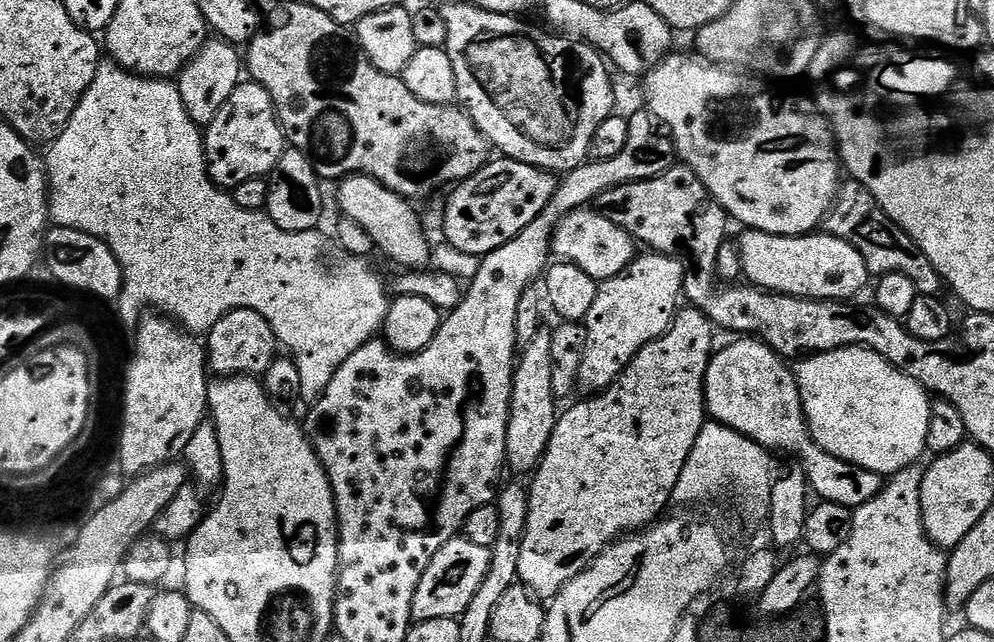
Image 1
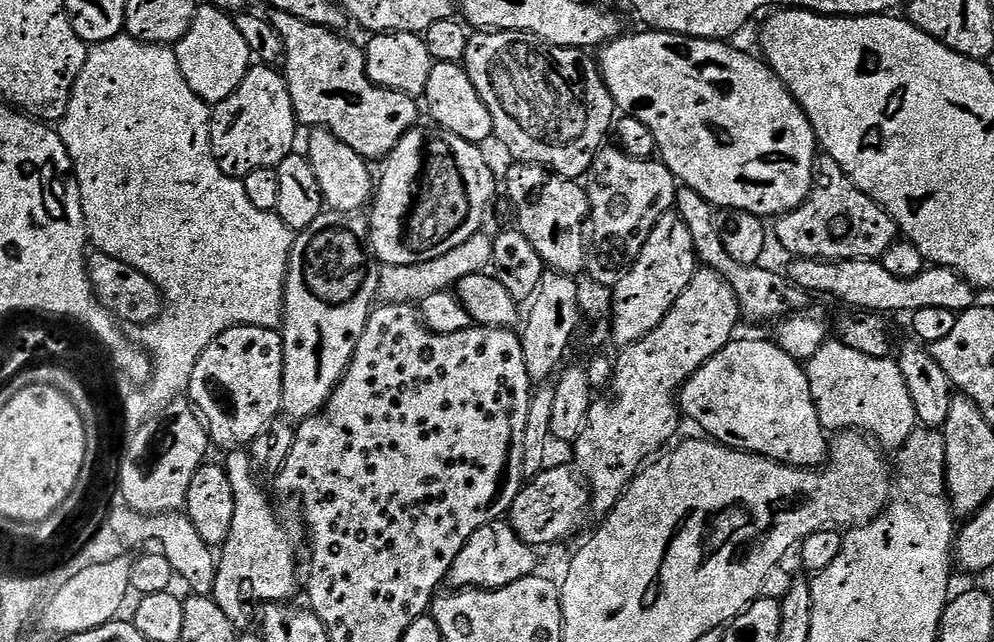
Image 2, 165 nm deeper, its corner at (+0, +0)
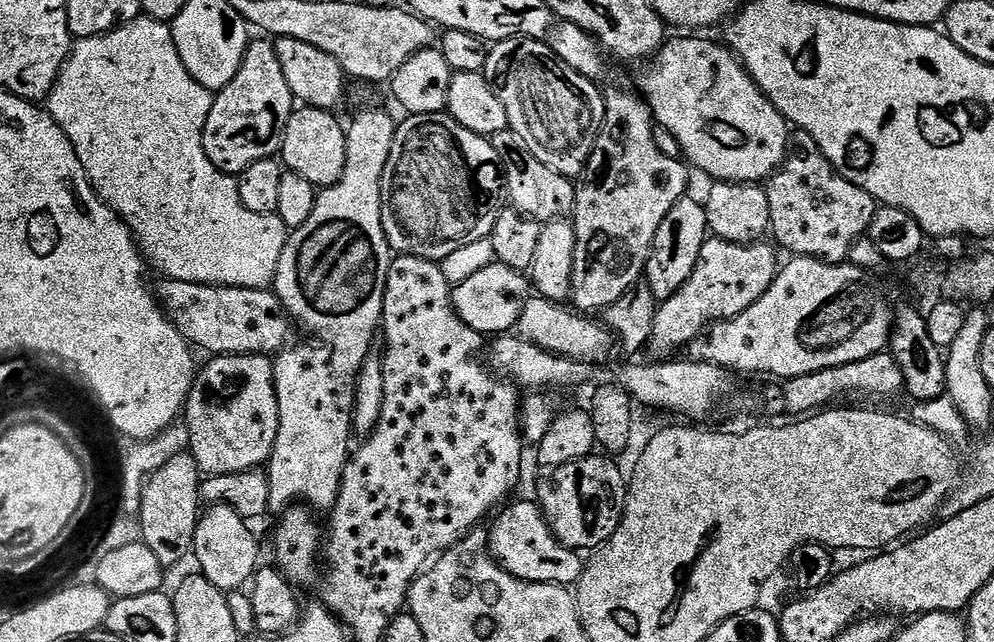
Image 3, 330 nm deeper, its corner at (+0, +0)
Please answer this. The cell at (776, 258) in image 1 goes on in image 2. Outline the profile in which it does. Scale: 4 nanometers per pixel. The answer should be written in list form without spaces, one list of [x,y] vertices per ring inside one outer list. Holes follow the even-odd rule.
[[[793,259],[790,279],[798,288],[809,294],[821,292],[824,296],[833,296],[844,304],[865,312],[905,312],[911,314],[926,310],[926,306],[938,306],[942,310],[954,313],[964,312],[977,303],[977,289],[964,277],[949,268],[925,267],[914,278],[894,278],[880,260],[801,260]]]

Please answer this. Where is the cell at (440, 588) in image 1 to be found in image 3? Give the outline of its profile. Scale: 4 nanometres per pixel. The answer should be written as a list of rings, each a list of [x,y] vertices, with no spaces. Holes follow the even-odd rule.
[[[535,499],[520,500],[517,504],[511,504],[495,517],[497,520],[488,532],[488,551],[492,553],[496,563],[511,576],[528,580],[532,584],[575,585],[584,573],[585,561],[580,560],[581,553],[568,548],[557,538]]]

